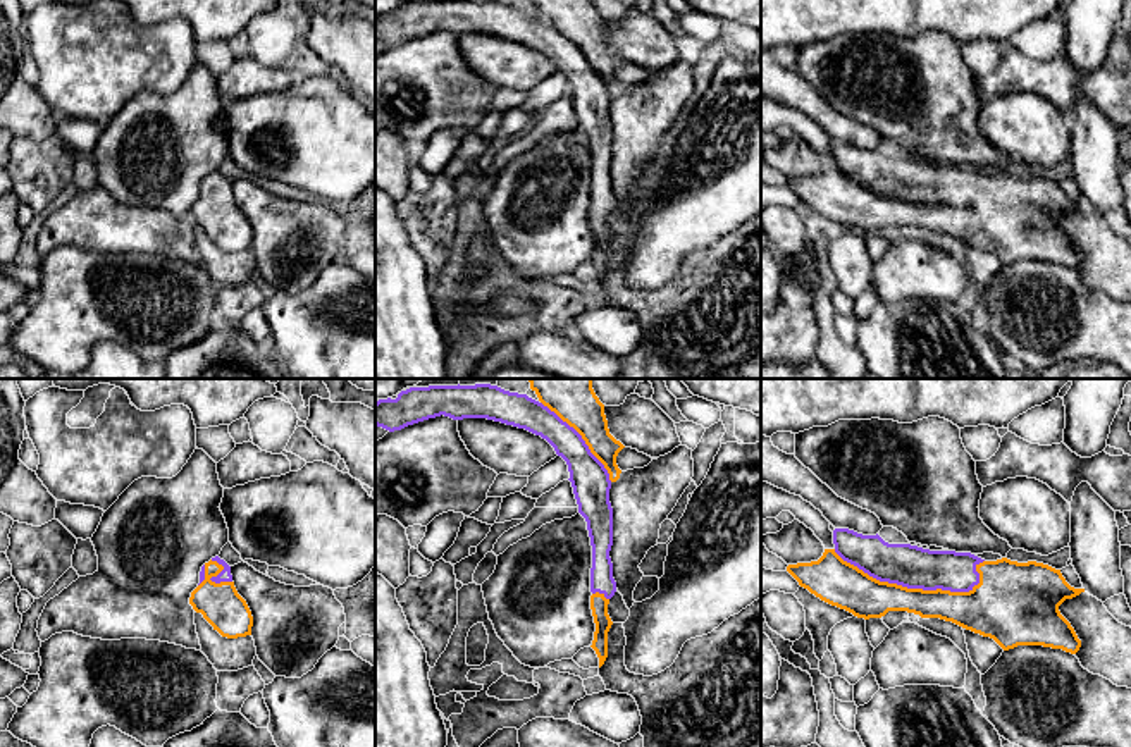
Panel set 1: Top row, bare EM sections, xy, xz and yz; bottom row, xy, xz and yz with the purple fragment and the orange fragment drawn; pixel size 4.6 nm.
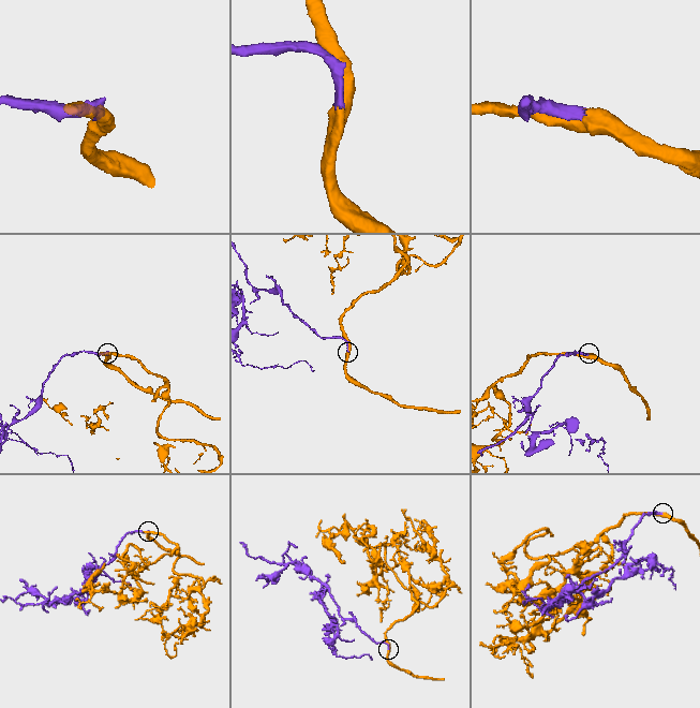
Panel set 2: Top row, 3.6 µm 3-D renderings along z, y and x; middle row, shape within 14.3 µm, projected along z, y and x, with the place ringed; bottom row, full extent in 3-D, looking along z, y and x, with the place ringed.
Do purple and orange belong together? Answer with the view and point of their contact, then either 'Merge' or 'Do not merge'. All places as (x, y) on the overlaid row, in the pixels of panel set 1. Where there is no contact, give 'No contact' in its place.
Touches purple at yz (918, 587). Merge

